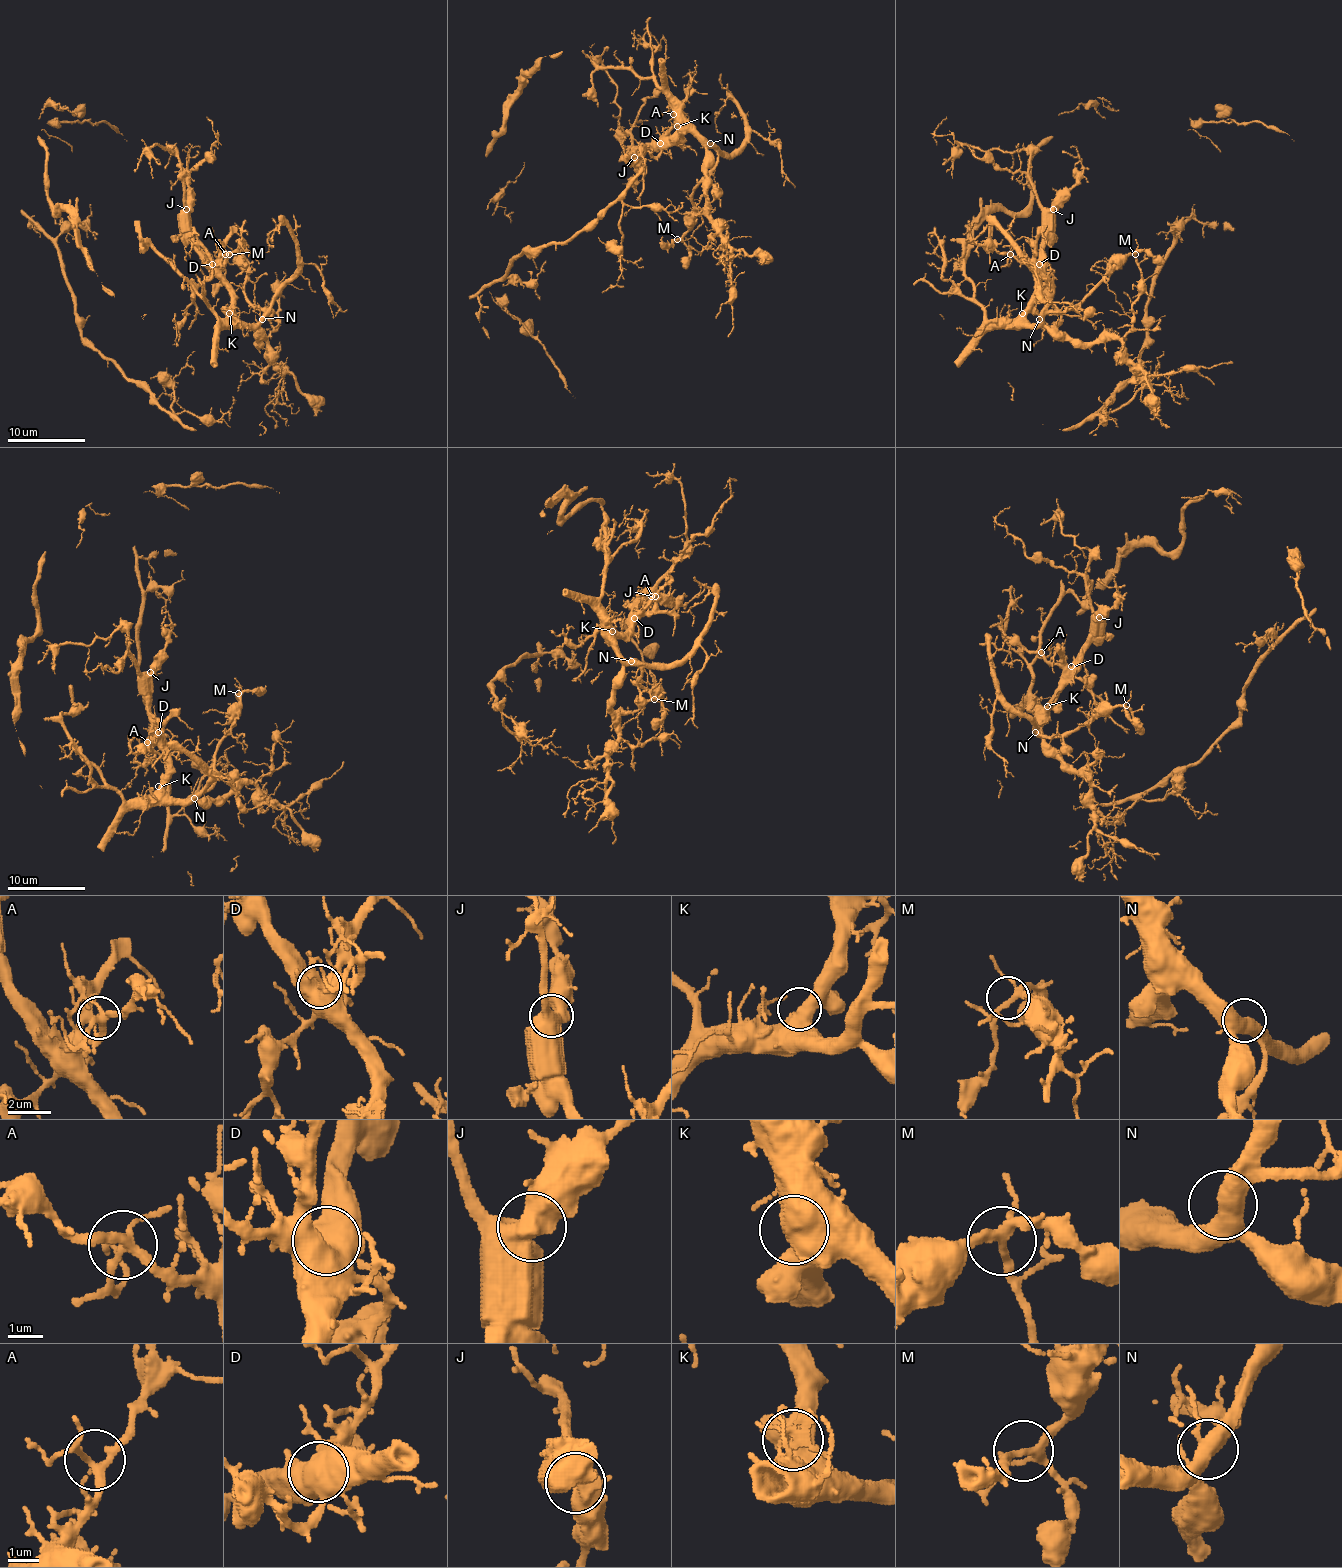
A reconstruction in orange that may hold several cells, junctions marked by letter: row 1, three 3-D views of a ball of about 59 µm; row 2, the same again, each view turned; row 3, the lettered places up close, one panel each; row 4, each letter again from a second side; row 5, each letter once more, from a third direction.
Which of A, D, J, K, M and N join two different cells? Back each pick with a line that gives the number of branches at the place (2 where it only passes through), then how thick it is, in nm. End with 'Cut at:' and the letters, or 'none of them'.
Cut at: none of them

